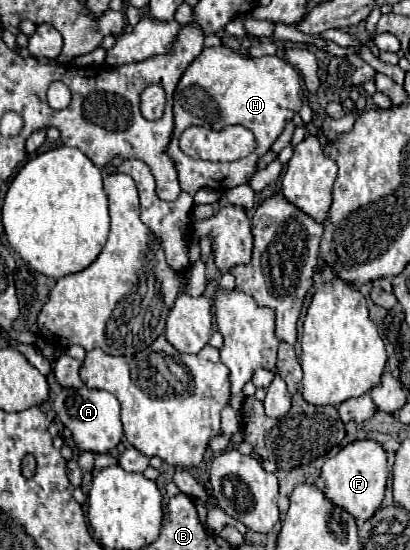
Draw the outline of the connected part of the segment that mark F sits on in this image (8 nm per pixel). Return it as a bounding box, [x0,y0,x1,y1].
[321,439,387,523]

